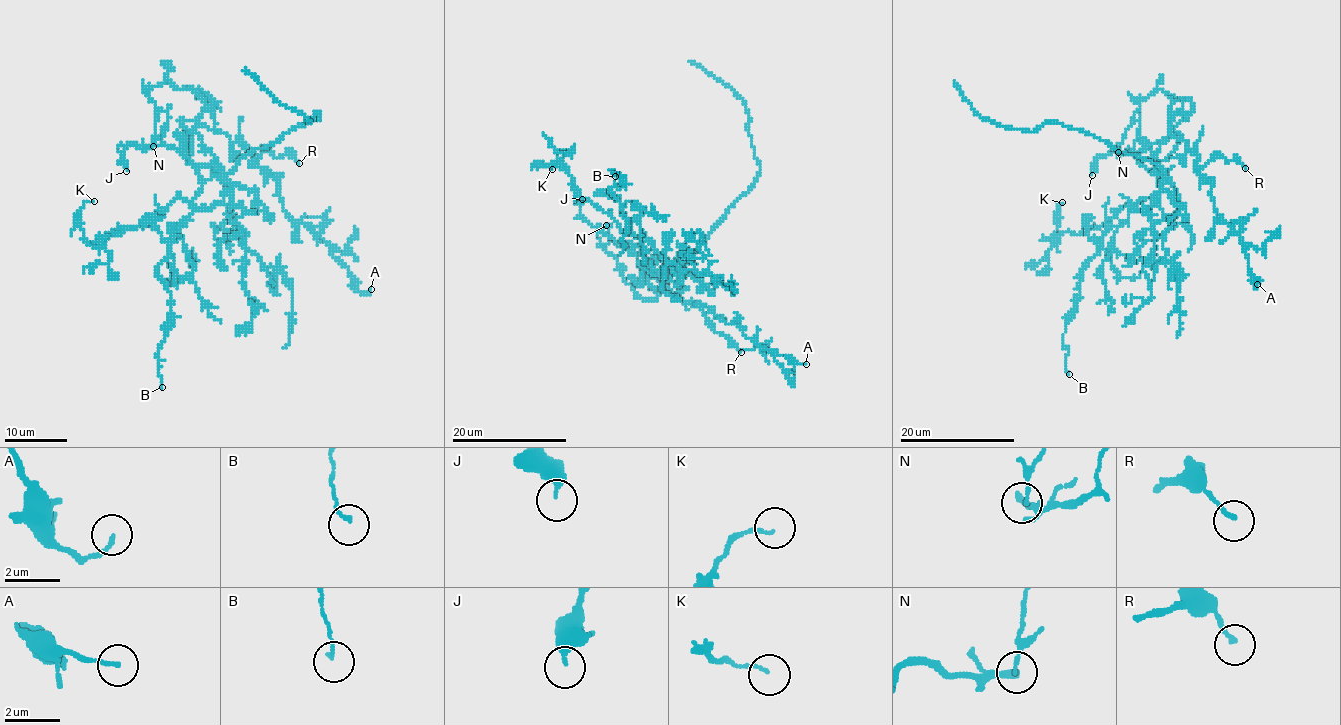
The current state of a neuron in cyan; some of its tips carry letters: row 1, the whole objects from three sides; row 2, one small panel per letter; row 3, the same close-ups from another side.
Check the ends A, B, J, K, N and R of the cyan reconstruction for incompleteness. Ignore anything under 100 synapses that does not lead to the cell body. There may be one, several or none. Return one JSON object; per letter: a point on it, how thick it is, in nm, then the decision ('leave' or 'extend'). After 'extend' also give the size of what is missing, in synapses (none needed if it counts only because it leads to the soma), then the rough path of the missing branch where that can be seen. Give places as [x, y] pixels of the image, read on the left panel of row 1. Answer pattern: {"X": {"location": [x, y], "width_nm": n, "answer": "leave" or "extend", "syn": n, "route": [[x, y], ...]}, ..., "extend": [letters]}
{"A": {"location": [371, 289], "width_nm": 140, "answer": "leave"}, "B": {"location": [162, 387], "width_nm": 110, "answer": "leave"}, "J": {"location": [126, 171], "width_nm": 320, "answer": "leave"}, "K": {"location": [94, 201], "width_nm": 110, "answer": "leave"}, "N": {"location": [153, 146], "width_nm": 90, "answer": "leave"}, "R": {"location": [299, 163], "width_nm": 160, "answer": "leave"}, "extend": []}

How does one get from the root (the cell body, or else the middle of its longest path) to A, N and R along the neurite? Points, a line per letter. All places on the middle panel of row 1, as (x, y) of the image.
A: (668, 266), (656, 260), (644, 279), (735, 323), (761, 347), (806, 364)
N: (668, 266), (656, 260), (644, 277), (658, 287), (662, 276), (628, 283), (604, 247), (611, 237), (606, 225)
R: (668, 266), (656, 260), (644, 279), (655, 287), (665, 285), (686, 303), (698, 305), (705, 322), (741, 352)

